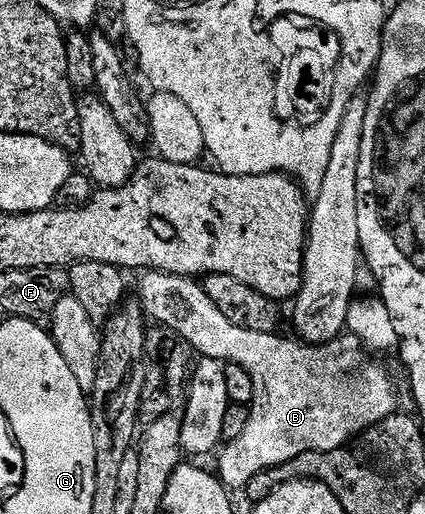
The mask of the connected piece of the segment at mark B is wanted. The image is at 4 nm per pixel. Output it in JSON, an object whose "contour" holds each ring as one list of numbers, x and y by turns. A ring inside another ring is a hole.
{"contour":[[150,270,144,271,140,276,143,277,139,280,137,298,144,313,150,319,152,316,156,325,162,326,168,332,175,332,200,357,236,364,249,374,249,378,253,378,255,397,249,405,249,426,245,426,241,438,226,441,218,453,217,475,228,489,246,489,253,474,261,474,261,470,281,466,306,452,328,452,344,448,377,422,396,415,395,384,391,381,390,374,375,361,378,359,363,347,358,337,343,334,327,344,312,347,295,338,286,340,283,334,245,330,245,326,233,326,233,322,229,322,229,318,225,318,225,314,221,314,221,310,213,306,209,294,205,294,198,279]]}

